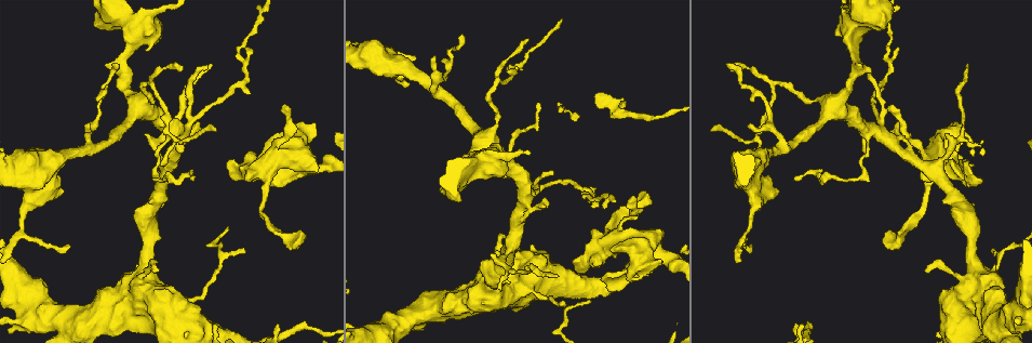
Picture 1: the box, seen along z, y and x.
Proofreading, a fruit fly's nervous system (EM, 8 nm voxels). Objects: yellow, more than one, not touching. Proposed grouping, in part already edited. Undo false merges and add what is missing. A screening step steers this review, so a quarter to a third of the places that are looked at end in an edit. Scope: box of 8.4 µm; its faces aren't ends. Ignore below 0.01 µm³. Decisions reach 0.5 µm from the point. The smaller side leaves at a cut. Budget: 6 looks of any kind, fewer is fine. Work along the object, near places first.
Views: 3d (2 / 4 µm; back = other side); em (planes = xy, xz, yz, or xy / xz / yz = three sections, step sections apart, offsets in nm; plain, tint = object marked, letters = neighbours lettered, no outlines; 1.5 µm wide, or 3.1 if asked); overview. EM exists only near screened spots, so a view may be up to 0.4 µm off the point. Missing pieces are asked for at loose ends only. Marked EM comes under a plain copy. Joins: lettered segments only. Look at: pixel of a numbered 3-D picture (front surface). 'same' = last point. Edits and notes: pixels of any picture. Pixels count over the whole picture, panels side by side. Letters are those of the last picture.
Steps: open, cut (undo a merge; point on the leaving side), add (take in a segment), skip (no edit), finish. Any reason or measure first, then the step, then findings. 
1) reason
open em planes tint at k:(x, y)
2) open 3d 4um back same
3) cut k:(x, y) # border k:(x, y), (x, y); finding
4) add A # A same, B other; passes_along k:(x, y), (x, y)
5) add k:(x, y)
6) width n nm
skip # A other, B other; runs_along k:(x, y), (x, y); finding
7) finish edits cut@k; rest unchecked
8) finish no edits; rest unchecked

calibre changes
open 3d 2um at 1:(20, 233)

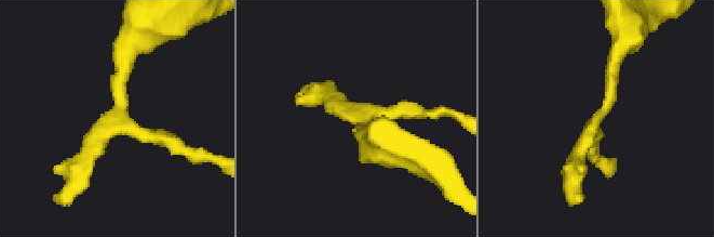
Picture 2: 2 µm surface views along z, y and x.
shape alone is not enough
open em planes tint at 2:(595, 120)

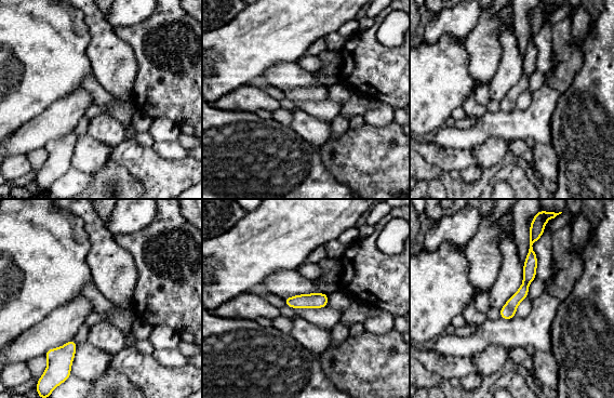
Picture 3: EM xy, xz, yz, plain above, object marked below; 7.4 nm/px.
see the neighbours
open em planes letters same

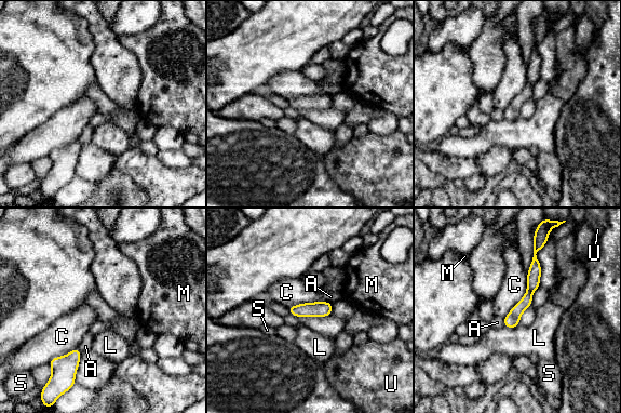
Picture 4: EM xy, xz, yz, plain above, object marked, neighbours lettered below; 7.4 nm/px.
width 110 nm
skip # A other, C other, L other, M other, S other, U other; runs_along 4:(535, 261), (528, 297), (509, 324); one neuron here

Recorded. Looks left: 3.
tapers out
open 3d 2um at 1:(180, 69)

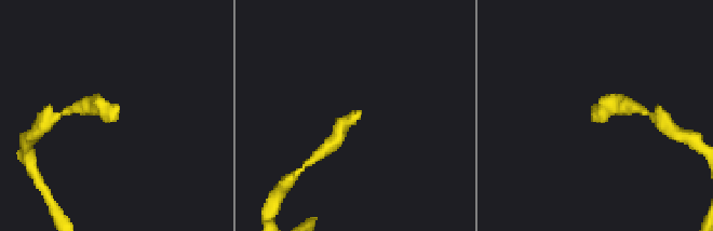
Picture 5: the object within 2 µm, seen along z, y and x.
shape alone is not enough
open em yz step 4 tint at 5:(356, 112)

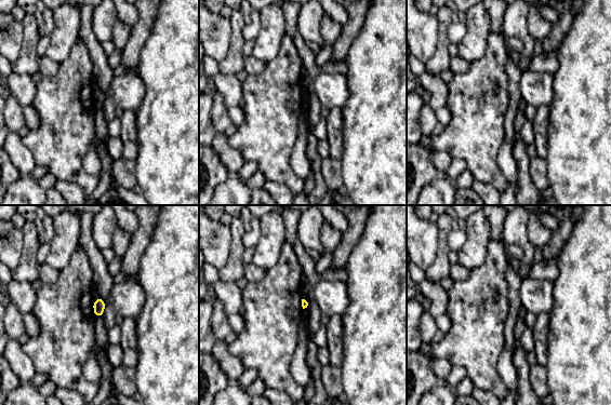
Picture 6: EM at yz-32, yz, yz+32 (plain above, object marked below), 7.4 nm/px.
cut it another way
open em planes letters same

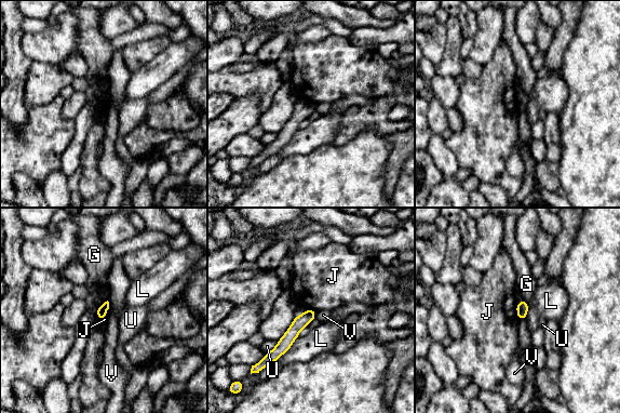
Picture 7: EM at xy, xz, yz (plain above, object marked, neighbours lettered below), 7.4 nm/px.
skip # G other, J other, L other, U other, V other; runs_along 7:(313, 312), (293, 331), (269, 360); no lettered segment goes on from it

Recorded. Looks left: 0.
finish no edits; rest unchecked

